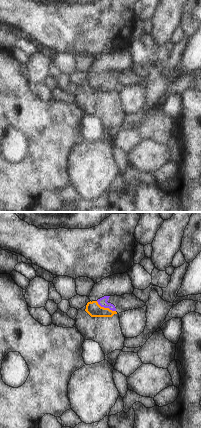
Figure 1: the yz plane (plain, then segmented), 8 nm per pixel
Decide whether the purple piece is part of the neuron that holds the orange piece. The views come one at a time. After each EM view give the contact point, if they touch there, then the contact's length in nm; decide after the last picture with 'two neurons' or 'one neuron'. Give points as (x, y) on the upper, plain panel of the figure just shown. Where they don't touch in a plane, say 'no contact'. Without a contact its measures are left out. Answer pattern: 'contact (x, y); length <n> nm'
contact (106, 84); length 180 nm

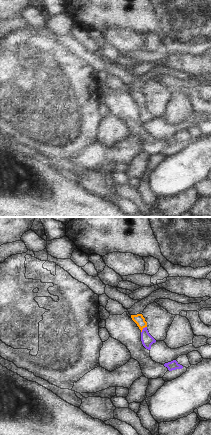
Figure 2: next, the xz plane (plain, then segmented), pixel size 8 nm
contact (142, 105); length 70 nm

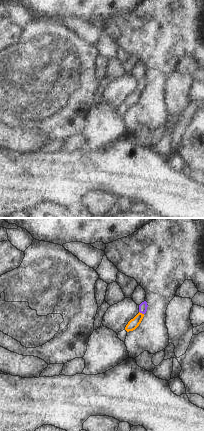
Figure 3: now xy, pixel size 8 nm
contact (141, 89); length 50 nm

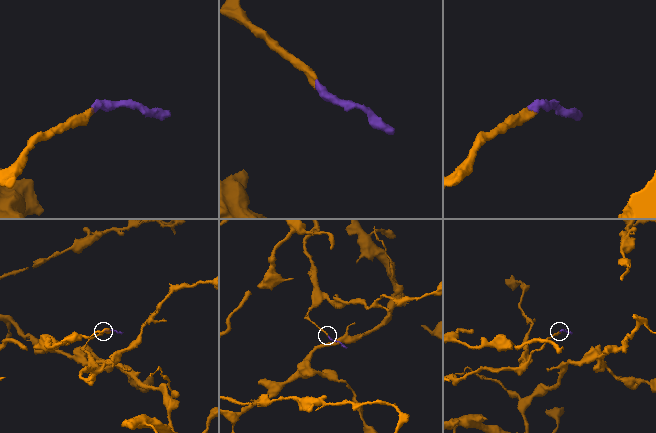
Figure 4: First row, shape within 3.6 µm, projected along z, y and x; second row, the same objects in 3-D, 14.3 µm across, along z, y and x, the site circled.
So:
one neuron

